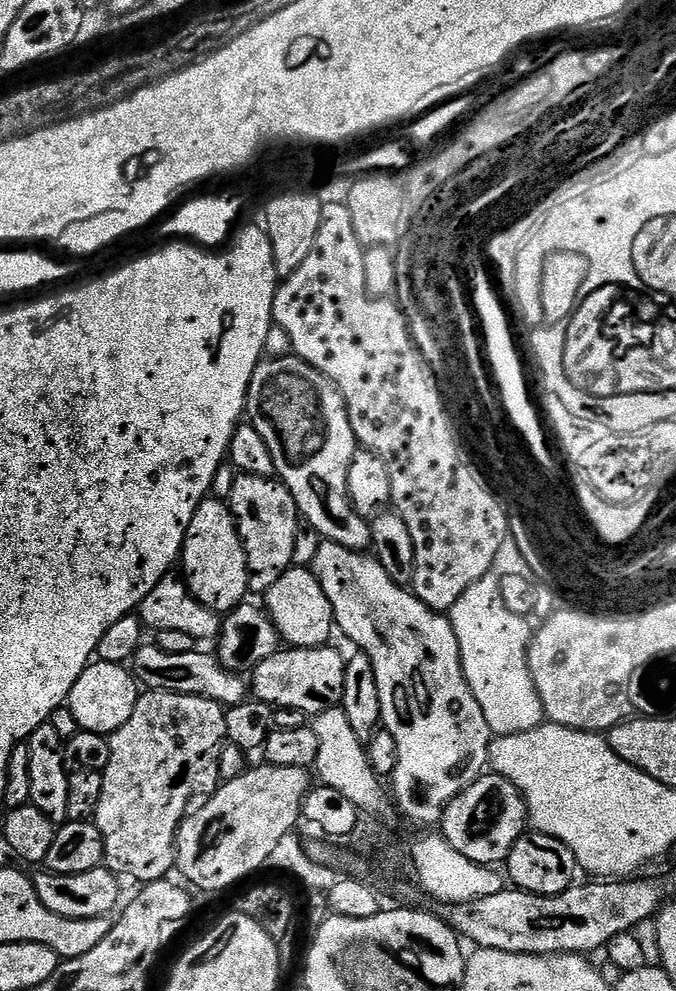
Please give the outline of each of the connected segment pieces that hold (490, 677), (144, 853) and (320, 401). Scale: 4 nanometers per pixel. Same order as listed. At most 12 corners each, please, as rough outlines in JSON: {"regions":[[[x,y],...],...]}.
{"regions":[[[495,575],[452,608],[466,682],[493,737],[545,723],[529,621]],[[148,690],[108,736],[94,823],[117,877],[165,879],[222,783],[225,705]],[[261,359],[246,420],[327,543],[371,549],[358,445],[336,383]]]}

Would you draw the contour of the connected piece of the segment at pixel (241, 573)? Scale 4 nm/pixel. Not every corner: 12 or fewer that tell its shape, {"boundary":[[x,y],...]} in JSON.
{"boundary":[[203,500],[186,530],[182,579],[227,614],[249,595],[240,531],[225,501]]}

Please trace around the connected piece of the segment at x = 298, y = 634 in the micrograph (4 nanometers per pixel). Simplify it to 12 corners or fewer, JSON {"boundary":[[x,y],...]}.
{"boundary":[[311,567],[270,586],[266,611],[281,641],[322,648],[332,607]]}

